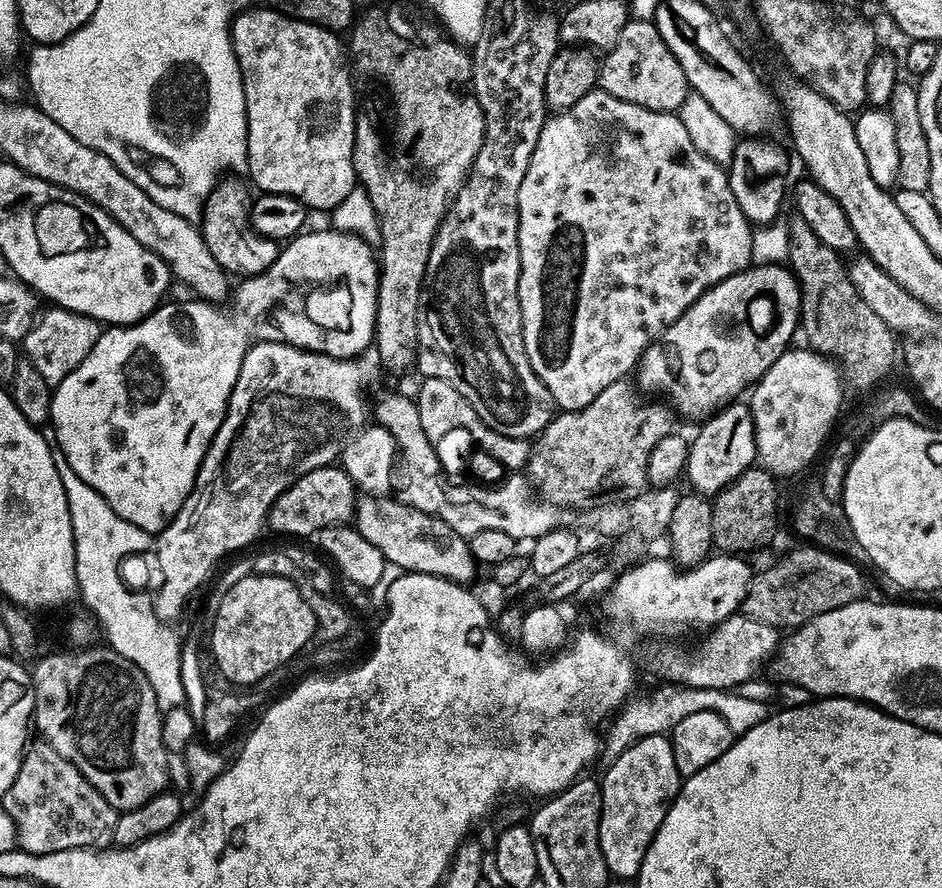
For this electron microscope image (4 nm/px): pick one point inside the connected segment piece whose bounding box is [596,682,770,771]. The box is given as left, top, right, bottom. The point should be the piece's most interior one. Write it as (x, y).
(656, 714)

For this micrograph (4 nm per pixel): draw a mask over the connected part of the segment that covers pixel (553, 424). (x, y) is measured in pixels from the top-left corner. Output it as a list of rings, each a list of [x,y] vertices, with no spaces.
[[[625,378],[622,380],[615,380],[614,382],[610,382],[610,386],[606,386],[606,390],[602,390],[602,394],[598,394],[598,398],[594,398],[594,402],[590,402],[590,406],[586,406],[585,408],[579,408],[578,411],[576,412],[566,412],[566,411],[561,411],[559,414],[553,415],[552,421],[549,422],[549,424],[546,425],[544,428],[543,432],[540,433],[539,436],[535,437],[534,443],[531,445],[530,451],[528,453],[528,462],[526,465],[526,476],[529,481],[534,485],[535,491],[539,493],[543,499],[547,500],[548,503],[550,504],[558,504],[561,505],[565,508],[571,509],[571,510],[578,510],[578,508],[582,507],[583,504],[588,504],[591,502],[591,500],[598,500],[594,502],[600,502],[600,501],[608,501],[608,502],[631,502],[632,499],[634,499],[636,496],[640,495],[641,492],[645,491],[649,487],[649,482],[648,482],[648,475],[646,474],[646,466],[650,462],[650,450],[654,450],[654,446],[658,446],[658,442],[662,442],[662,438],[664,436],[667,436],[669,432],[673,431],[674,424],[672,424],[673,417],[670,415],[669,409],[665,407],[663,403],[660,404],[651,404],[650,401],[648,400],[643,400],[648,399],[645,398],[642,395],[641,389],[637,387],[635,383],[631,379]]]

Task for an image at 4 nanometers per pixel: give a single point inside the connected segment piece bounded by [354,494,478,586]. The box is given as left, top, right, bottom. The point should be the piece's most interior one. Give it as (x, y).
(417, 542)

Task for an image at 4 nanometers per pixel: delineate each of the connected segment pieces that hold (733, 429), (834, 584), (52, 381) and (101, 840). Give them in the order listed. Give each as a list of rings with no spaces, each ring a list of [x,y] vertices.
[[[733,402],[709,416],[699,425],[700,433],[691,437],[686,480],[688,478],[692,483],[691,491],[699,492],[701,496],[715,497],[717,492],[734,482],[734,478],[757,463],[752,410],[747,403],[740,403]]]
[[[813,544],[800,547],[790,551],[780,562],[751,577],[741,604],[744,616],[775,628],[789,625],[789,629],[794,630],[818,614],[865,597],[866,580],[855,561]]]
[[[52,306],[47,310],[49,312],[45,316],[43,313],[33,323],[31,330],[24,335],[22,352],[34,366],[34,370],[38,370],[38,374],[42,374],[42,378],[46,378],[49,386],[55,386],[62,382],[62,378],[66,378],[66,374],[70,374],[74,370],[78,370],[78,366],[82,366],[86,354],[90,354],[90,350],[94,350],[94,342],[98,342],[102,325],[99,320],[65,308]]]
[[[29,743],[2,807],[14,818],[19,851],[35,856],[75,848],[103,850],[112,844],[118,810],[54,746]]]

